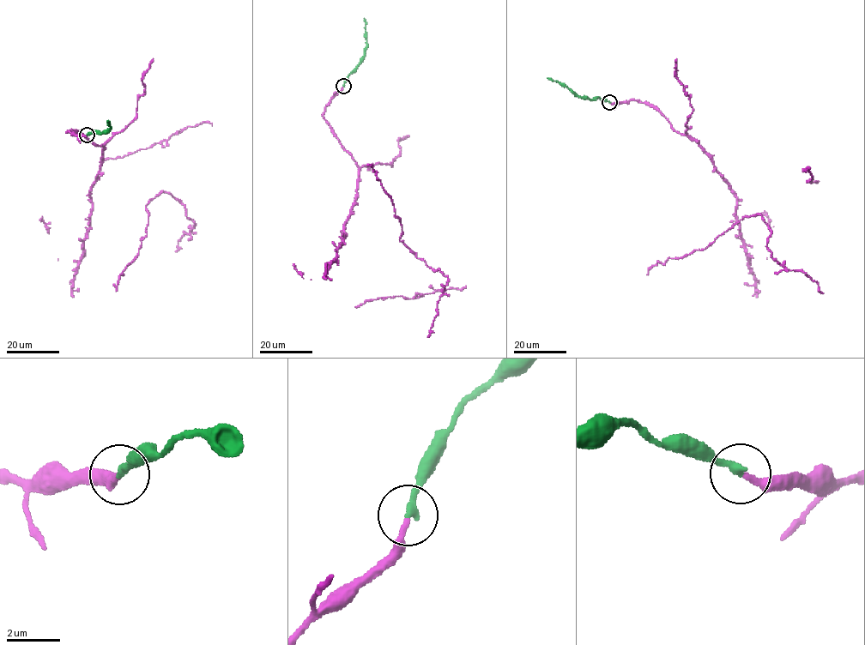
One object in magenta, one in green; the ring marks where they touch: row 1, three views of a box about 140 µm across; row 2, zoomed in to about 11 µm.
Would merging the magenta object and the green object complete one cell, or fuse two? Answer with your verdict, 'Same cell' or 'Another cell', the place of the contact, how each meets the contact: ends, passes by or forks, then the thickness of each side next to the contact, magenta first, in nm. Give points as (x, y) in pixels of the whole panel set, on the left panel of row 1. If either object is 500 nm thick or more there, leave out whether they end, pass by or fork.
Same cell. Place: (87, 135). At the ring magenta ends. At the ring green ends. Thickness 240 nm (magenta) against 320 nm

